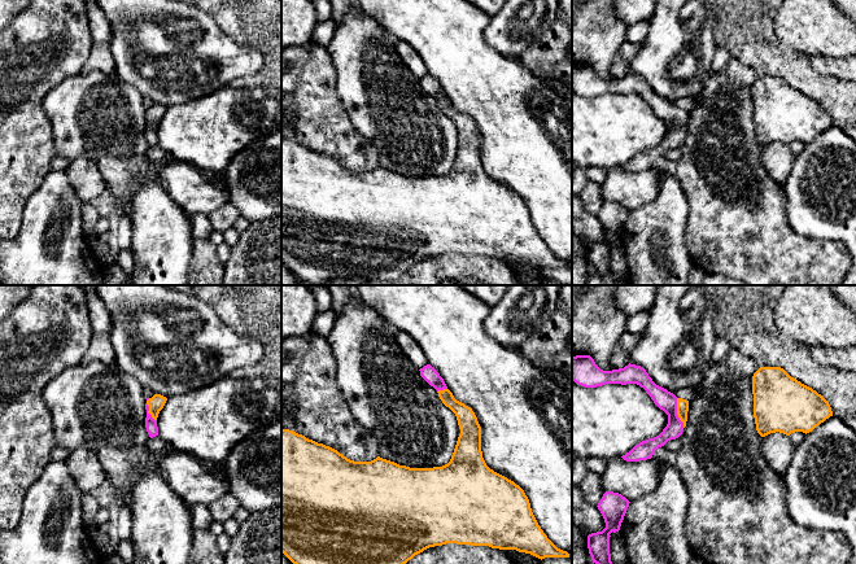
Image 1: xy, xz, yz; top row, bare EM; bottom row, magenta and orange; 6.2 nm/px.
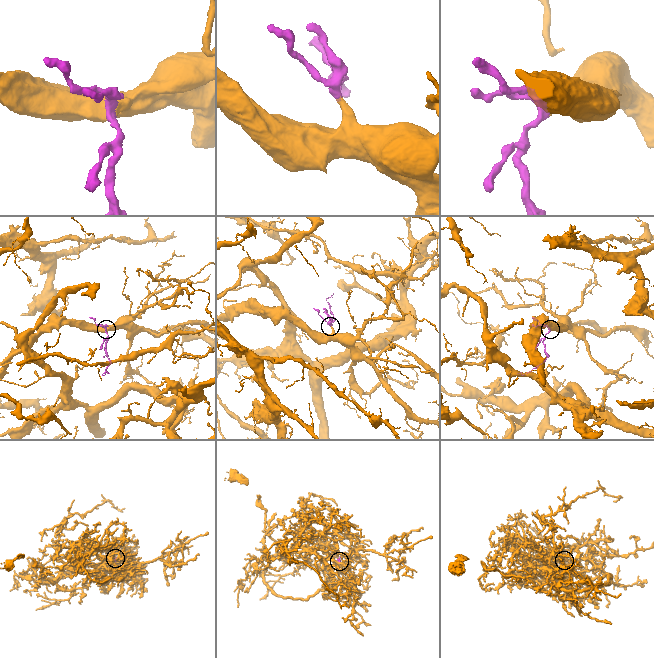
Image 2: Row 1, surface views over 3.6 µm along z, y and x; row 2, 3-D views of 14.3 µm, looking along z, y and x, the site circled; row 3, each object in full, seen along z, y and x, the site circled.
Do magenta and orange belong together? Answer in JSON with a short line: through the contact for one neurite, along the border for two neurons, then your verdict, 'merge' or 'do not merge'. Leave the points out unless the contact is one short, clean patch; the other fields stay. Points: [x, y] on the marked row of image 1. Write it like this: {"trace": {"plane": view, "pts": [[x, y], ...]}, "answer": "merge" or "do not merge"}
{"trace": {"plane": "yz", "pts": [[664, 399], [676, 412], [682, 405]]}, "answer": "merge"}

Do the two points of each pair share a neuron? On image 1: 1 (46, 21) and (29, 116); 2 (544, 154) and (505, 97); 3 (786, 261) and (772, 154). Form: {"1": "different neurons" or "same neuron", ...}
{"1": "same neuron", "2": "same neuron", "3": "different neurons"}

